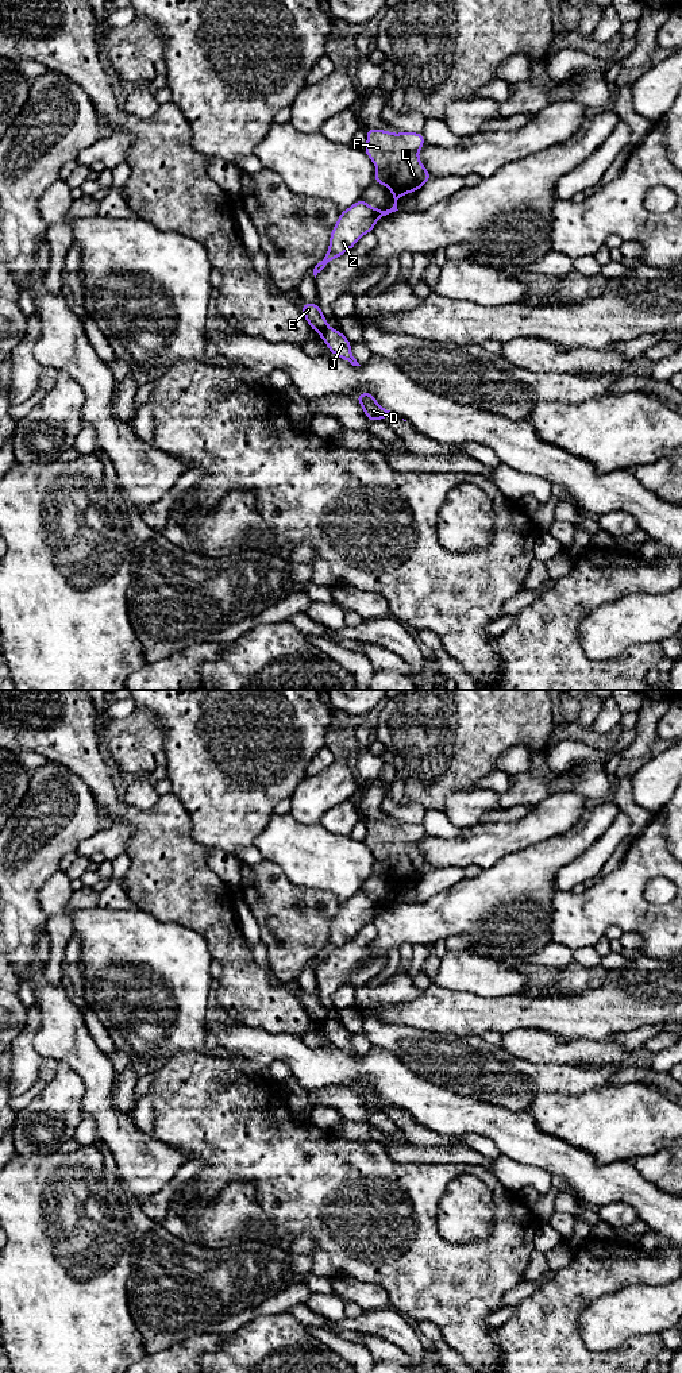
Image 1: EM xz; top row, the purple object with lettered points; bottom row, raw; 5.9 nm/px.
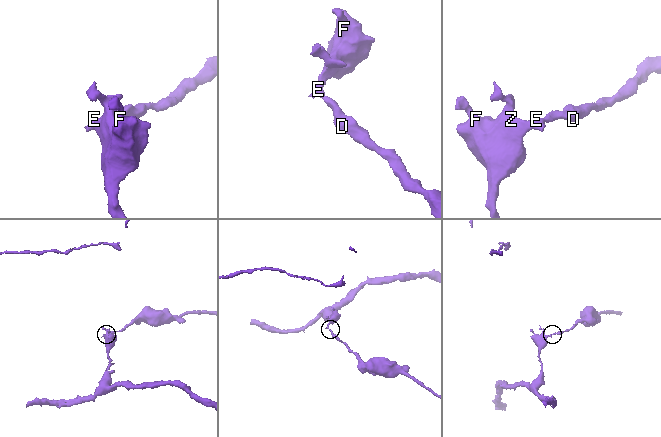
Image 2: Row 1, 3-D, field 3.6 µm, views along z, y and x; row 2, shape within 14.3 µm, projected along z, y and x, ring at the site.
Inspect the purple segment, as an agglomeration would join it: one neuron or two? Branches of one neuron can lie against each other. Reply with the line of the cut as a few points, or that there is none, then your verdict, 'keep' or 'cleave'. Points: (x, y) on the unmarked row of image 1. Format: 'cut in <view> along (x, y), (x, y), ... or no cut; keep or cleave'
cut in xz along (327, 1017), (319, 1025); cleave

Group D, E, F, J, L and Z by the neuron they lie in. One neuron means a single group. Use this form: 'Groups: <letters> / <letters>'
Groups: D J / E F L Z

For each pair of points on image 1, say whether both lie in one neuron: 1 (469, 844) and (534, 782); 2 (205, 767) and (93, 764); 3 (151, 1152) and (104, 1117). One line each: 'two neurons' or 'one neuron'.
1: two neurons
2: two neurons
3: one neuron

